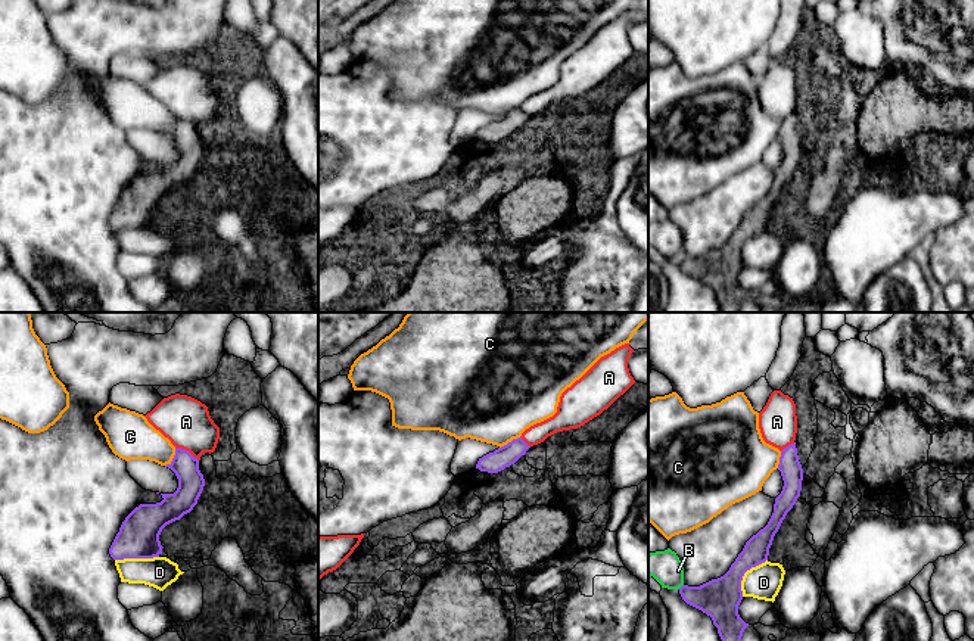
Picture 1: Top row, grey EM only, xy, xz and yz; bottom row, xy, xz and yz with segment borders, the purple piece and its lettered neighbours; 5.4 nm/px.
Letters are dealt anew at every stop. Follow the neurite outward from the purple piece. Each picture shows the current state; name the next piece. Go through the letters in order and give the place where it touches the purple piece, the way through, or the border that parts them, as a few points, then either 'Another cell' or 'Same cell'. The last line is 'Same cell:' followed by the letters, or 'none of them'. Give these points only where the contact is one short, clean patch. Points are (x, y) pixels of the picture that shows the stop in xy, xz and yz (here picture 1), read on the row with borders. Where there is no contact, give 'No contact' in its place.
A: Touches purple at xy (187, 451). Another cell
B: Touches purple at yz (681, 587). Another cell
C: Touches purple at xy (174, 457). Another cell
D: Touches purple at yz (744, 572). Another cell
Same cell: none of them

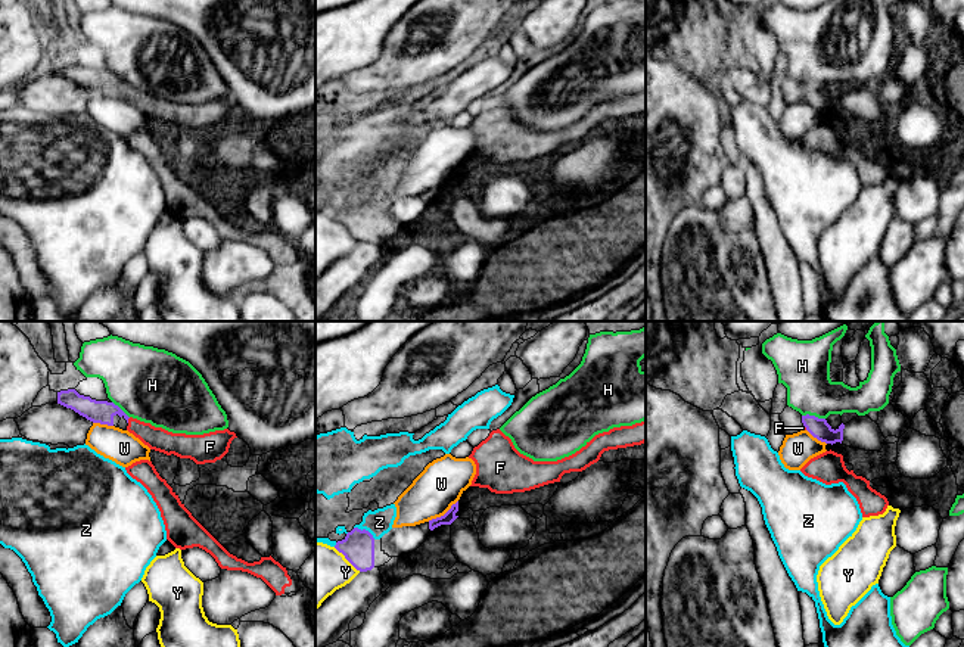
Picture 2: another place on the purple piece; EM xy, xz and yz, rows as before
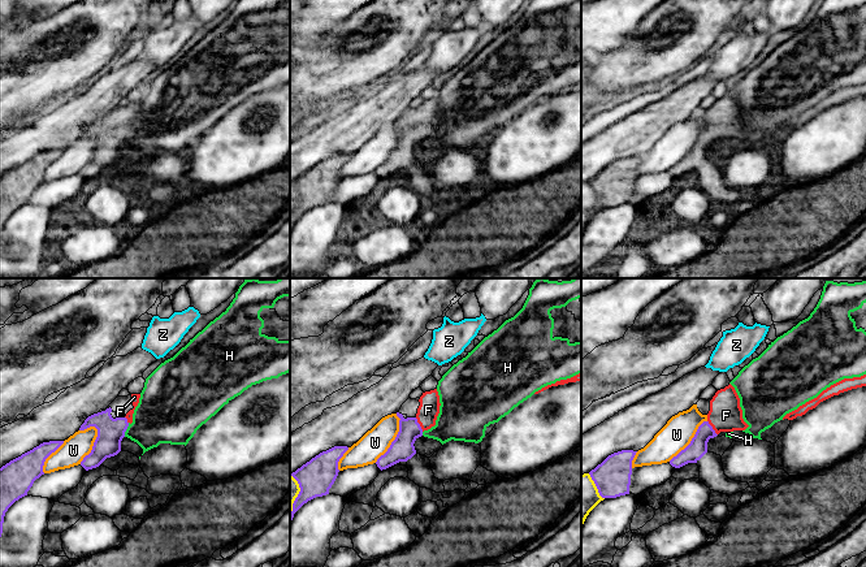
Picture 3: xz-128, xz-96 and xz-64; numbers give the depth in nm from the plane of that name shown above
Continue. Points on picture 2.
F: Touches purple at xy (127, 420). Path across: xy (98, 411), (120, 411), (127, 420), (159, 439). Same cell
H: Touches purple at yz (814, 416). Another cell
W: Touches purple at xz (444, 515). Another cell
Y: Touches purple at xz (347, 559). Another cell
Z: Touches purple at xz (364, 529). Another cell
Same cell: F

